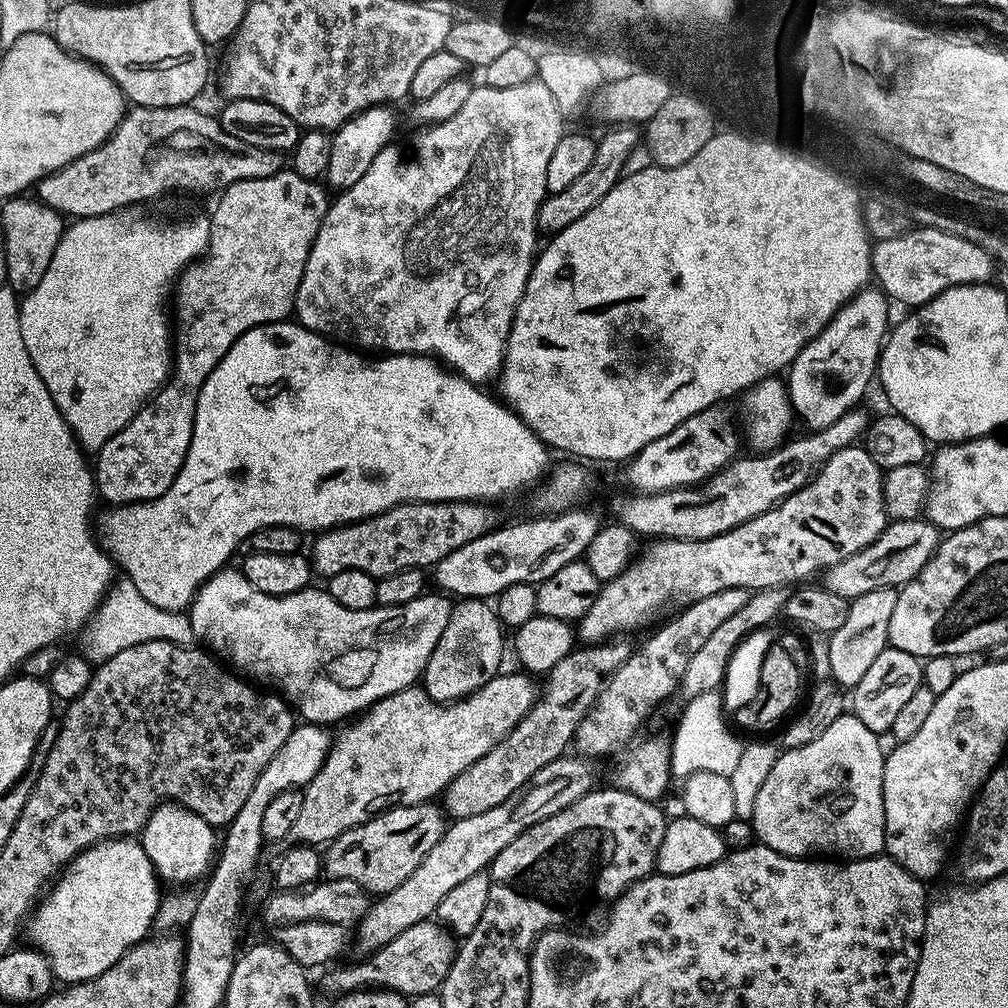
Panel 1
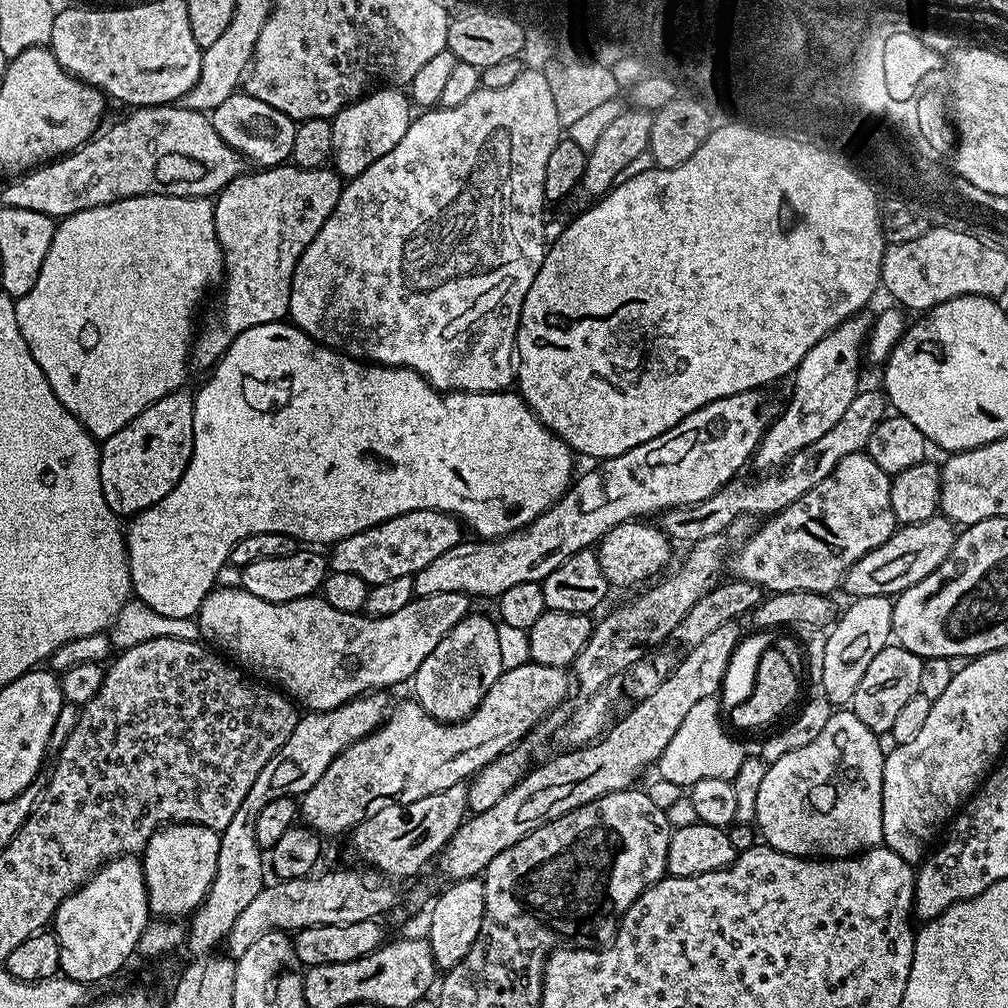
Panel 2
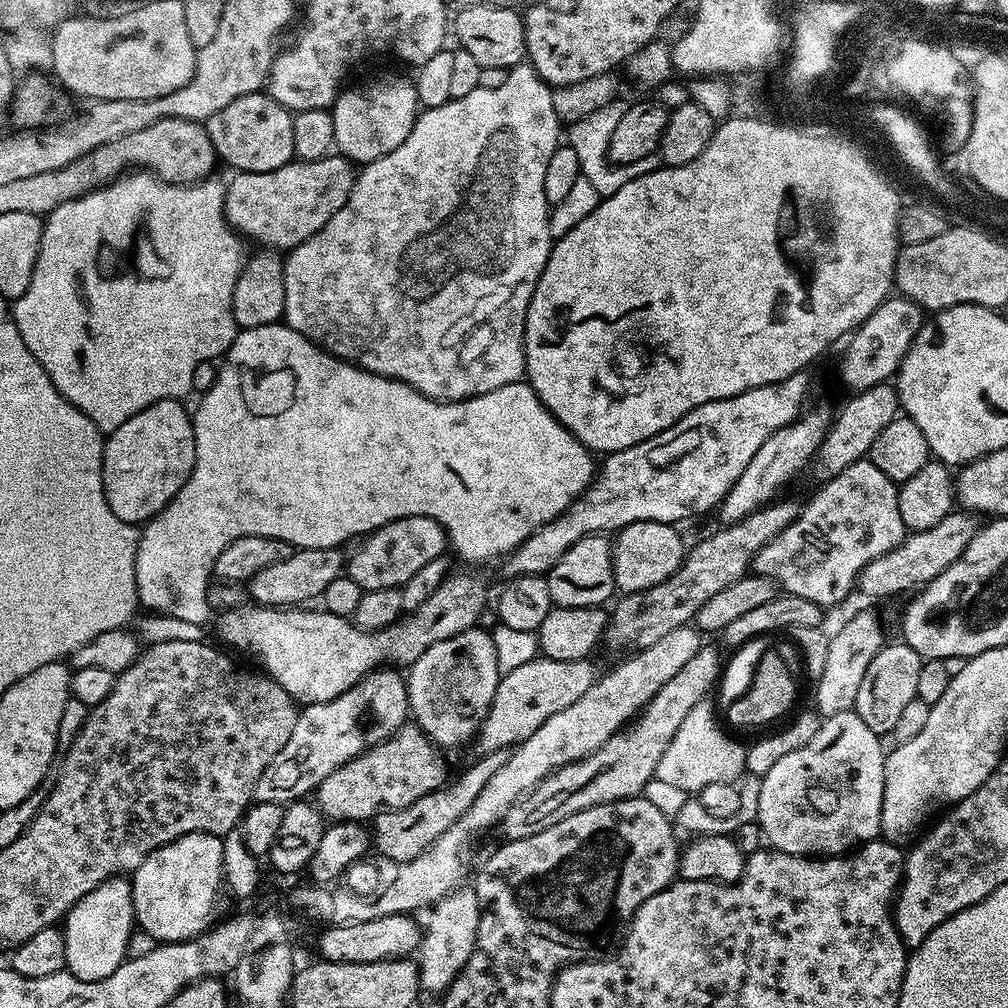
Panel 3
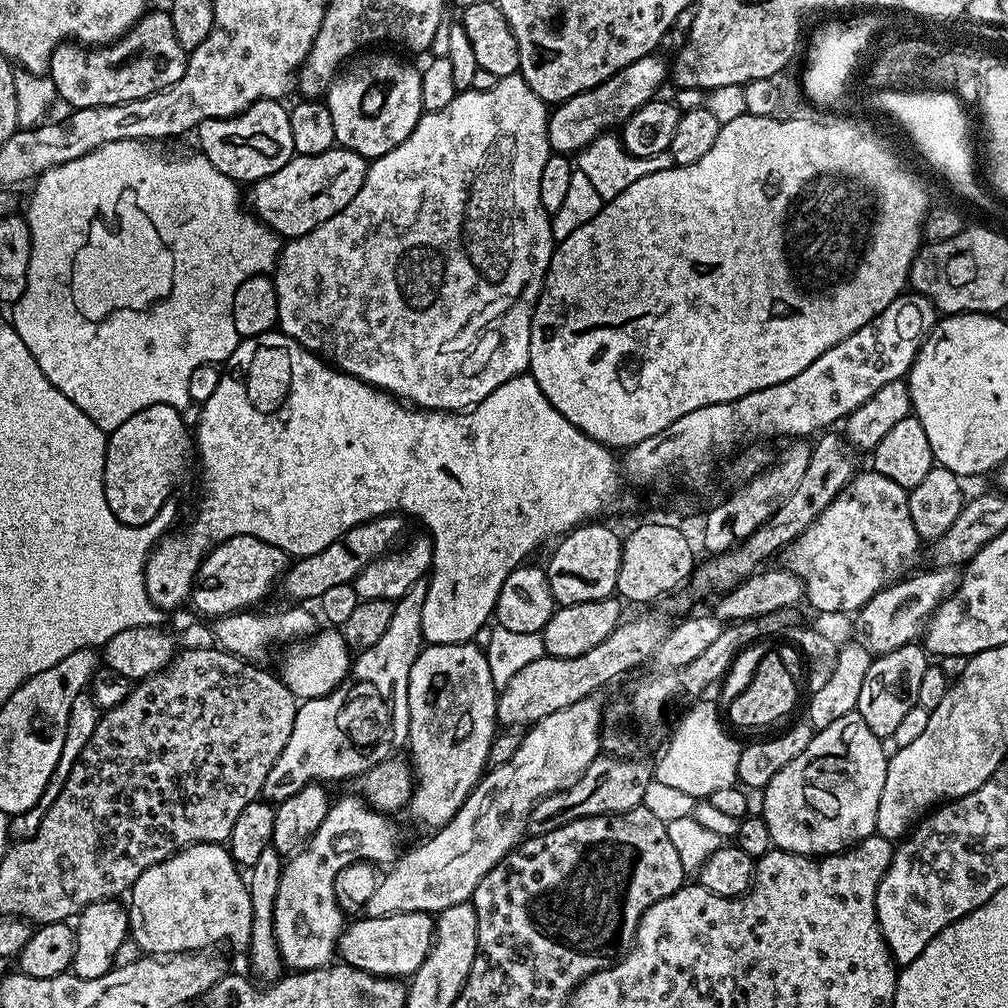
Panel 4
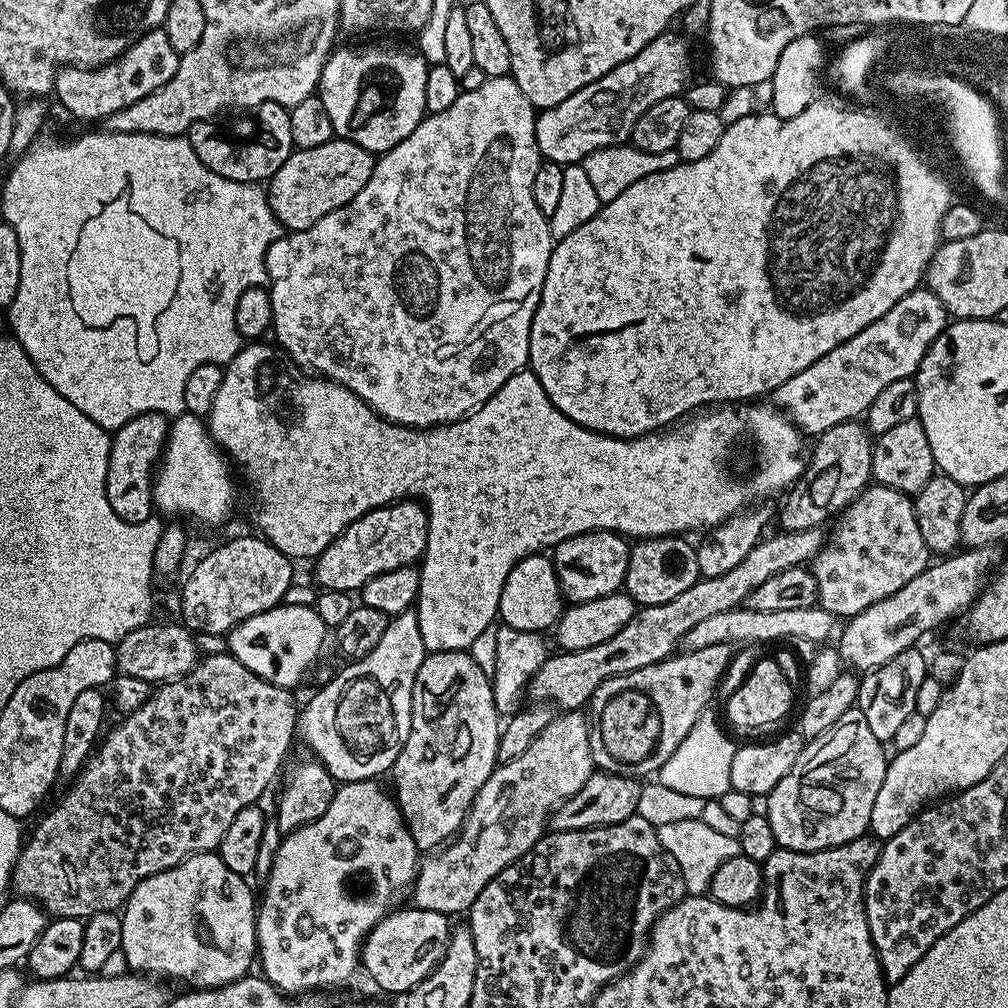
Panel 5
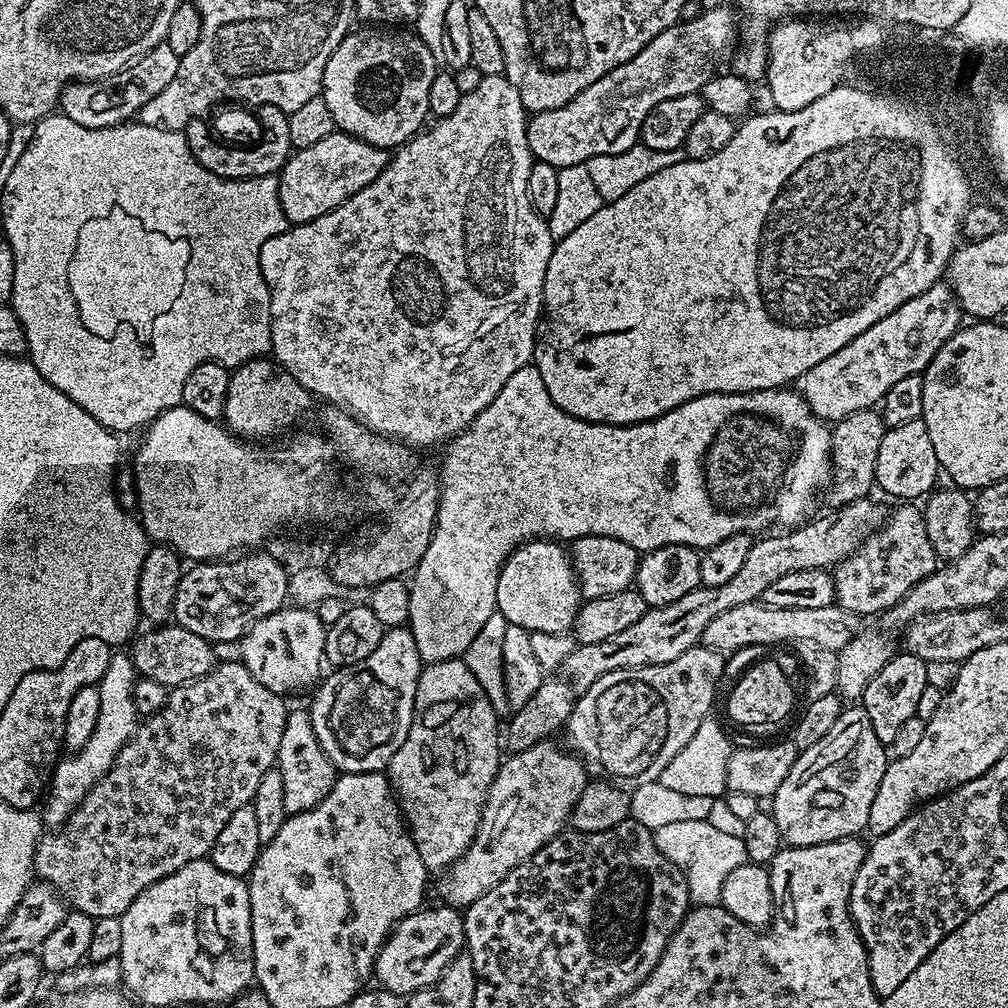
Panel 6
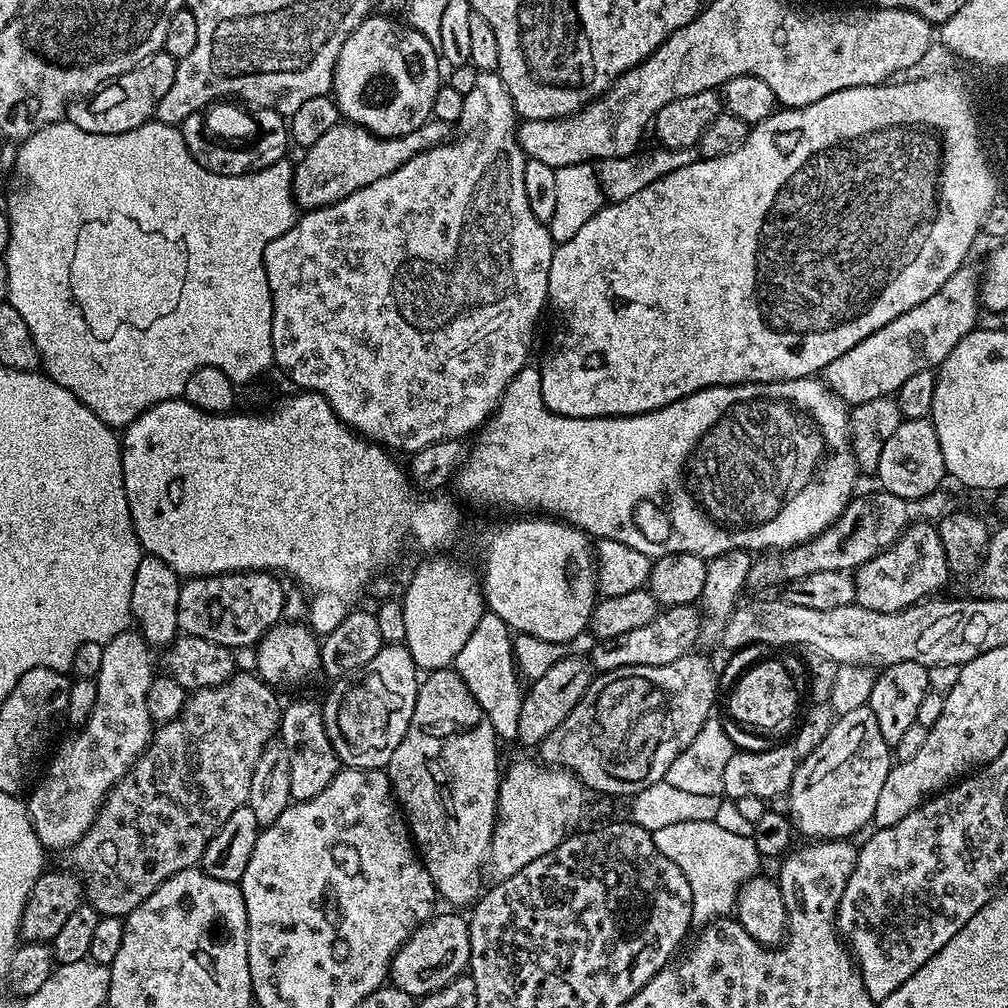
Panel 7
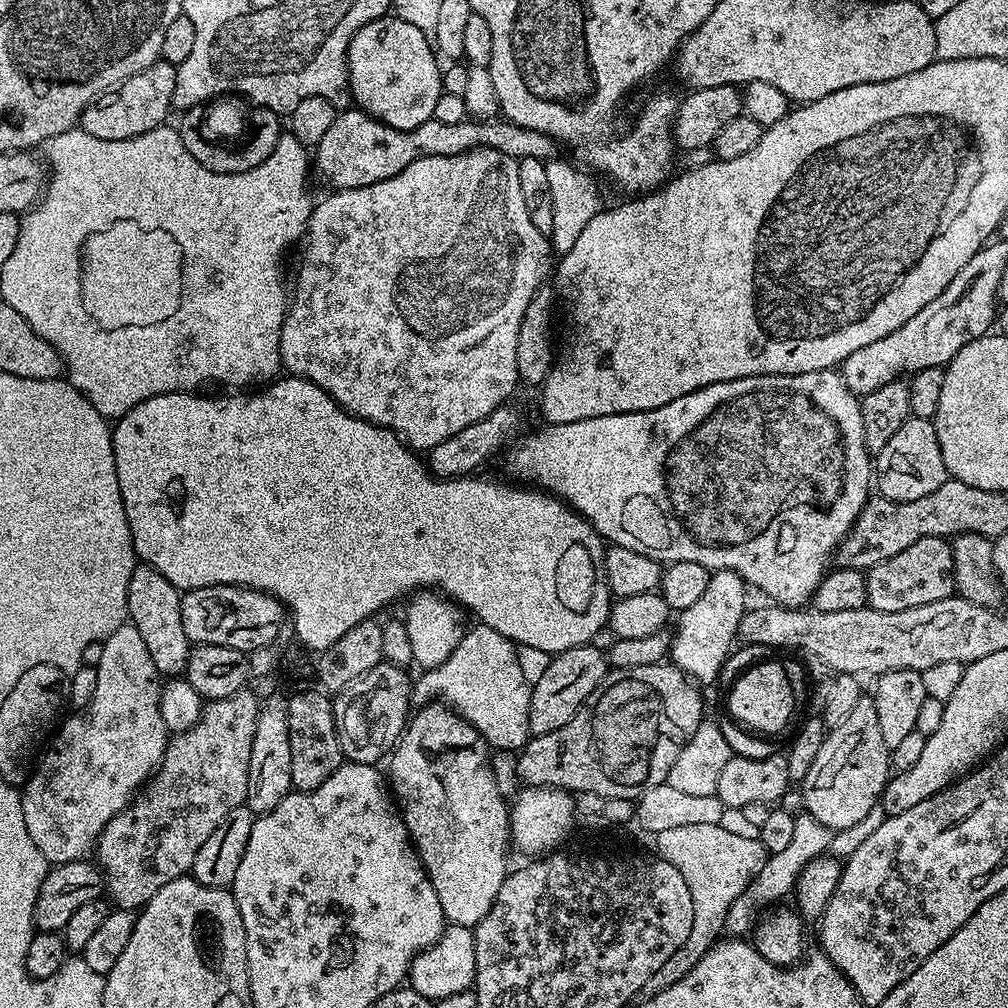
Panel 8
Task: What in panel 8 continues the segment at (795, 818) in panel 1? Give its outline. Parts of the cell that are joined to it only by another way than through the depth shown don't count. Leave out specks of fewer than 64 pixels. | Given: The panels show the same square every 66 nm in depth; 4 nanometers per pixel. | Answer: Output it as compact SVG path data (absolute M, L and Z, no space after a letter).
M861 698L850 718L825 735L822 750L818 750L818 758L814 758L814 766L810 766L799 785L800 796L804 799L803 811L818 818L818 822L827 828L852 828L867 818L875 804L877 807L889 779L890 749L882 742L878 710L874 710L871 699Z

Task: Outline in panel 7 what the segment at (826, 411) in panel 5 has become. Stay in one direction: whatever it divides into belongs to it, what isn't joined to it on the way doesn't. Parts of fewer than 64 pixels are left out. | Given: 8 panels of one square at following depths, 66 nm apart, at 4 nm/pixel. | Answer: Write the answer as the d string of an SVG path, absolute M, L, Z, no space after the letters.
M971 266L959 268L946 283L918 306L898 314L894 322L886 322L882 330L874 330L870 338L846 350L842 358L834 358L822 373L823 383L839 396L845 405L870 402L873 398L899 393L906 378L919 372L939 369L940 363L977 327L976 315L982 312L981 277Z

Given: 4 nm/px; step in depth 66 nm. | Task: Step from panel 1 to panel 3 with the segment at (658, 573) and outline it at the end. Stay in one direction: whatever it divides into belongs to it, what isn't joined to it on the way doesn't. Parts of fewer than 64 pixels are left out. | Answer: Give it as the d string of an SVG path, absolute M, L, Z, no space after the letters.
M867 458L854 462L842 470L834 478L823 481L820 488L808 501L803 501L799 516L782 534L778 534L762 550L758 550L754 561L754 572L757 576L770 578L787 595L807 598L809 602L819 604L825 610L831 610L835 604L840 604L852 588L857 587L860 572L867 564L874 562L882 554L894 550L904 541L906 529L902 522L902 513L898 510L897 481L886 478L878 466Z

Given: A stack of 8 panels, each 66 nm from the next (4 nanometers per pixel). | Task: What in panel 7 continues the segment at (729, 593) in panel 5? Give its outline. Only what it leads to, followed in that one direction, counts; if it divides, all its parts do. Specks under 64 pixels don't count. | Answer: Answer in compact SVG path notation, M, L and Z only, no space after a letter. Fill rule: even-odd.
M883 490L868 492L865 496L853 495L842 514L822 534L814 539L781 551L779 554L764 554L753 559L748 575L748 584L756 588L768 588L771 584L787 585L789 580L806 578L806 574L818 574L818 570L842 570L852 572L861 568L879 552L885 552L909 526L917 522L938 522L953 511L954 504L944 490L926 494L917 500L898 498ZM683 604L673 608L665 607L657 611L654 622L646 622L639 630L630 630L627 634L618 634L613 640L599 641L590 652L590 664L600 672L609 672L615 668L626 666L666 666L666 662L674 662L678 658L689 655L692 643L700 632L702 616L693 605Z

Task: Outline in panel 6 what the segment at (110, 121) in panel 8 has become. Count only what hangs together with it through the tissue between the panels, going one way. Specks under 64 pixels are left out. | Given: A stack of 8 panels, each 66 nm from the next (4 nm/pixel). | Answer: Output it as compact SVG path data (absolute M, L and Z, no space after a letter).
M165 42L154 46L144 56L127 64L121 72L107 76L101 80L78 80L68 84L60 95L59 111L66 118L78 122L78 126L87 128L112 128L115 124L131 121L139 113L150 98L155 98L166 90L169 82L174 82L174 74L178 74L180 57L170 50Z

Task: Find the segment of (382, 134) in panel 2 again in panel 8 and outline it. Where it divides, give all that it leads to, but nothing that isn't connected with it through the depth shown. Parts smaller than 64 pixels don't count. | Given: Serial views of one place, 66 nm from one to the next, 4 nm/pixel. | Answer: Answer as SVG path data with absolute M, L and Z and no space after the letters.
M385 14L371 20L359 28L348 47L348 87L355 107L370 114L375 120L381 120L386 126L403 132L414 130L427 120L432 119L434 105L441 94L441 65L436 65L437 53L431 39L418 26L410 26L401 16Z

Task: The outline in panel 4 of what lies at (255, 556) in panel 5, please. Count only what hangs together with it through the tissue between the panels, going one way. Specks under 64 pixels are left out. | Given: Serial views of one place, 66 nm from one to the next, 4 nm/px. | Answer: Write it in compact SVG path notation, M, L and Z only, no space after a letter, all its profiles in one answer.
M235 536L219 541L204 557L196 572L196 582L192 585L190 604L209 618L228 616L251 609L268 591L277 587L278 581L288 569L288 553L262 542L253 536Z

